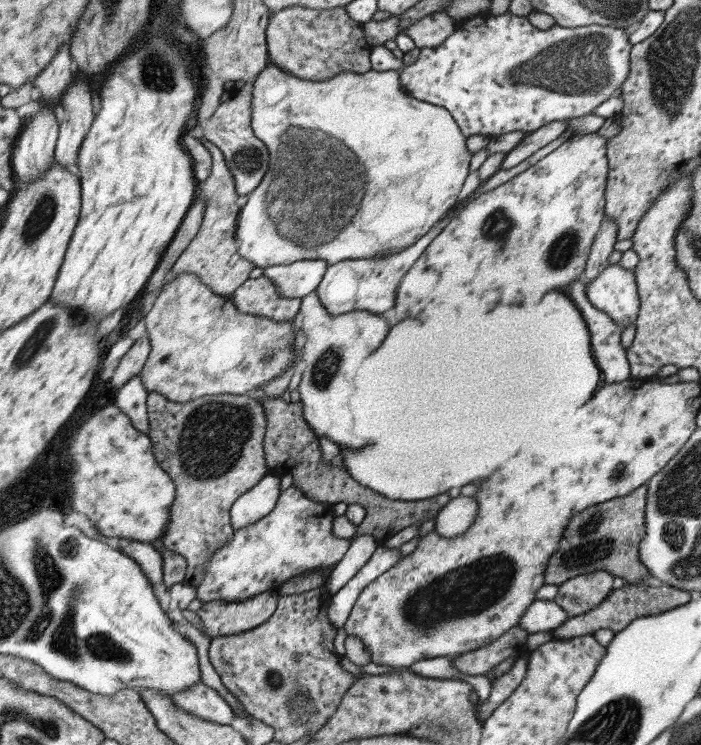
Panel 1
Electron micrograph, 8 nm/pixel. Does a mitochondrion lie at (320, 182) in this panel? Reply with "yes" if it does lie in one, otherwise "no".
yes

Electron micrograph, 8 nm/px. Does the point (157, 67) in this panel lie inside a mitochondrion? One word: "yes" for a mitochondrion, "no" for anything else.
yes

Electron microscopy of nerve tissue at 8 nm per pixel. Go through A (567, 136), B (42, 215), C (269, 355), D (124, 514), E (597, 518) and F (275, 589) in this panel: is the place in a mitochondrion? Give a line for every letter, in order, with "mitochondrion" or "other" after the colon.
A: other
B: mitochondrion
C: mitochondrion
D: mitochondrion
E: mitochondrion
F: other

